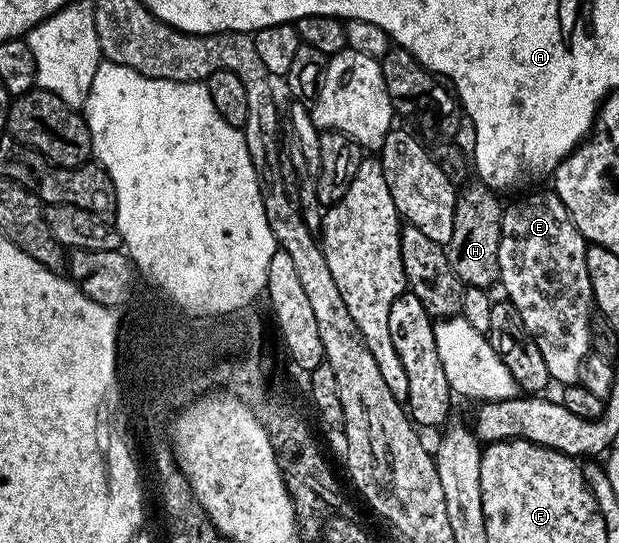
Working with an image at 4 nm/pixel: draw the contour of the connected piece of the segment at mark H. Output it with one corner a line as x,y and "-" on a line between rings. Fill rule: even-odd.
479,180
469,181
467,184
459,187
456,196
456,207
454,208
454,236
446,244
450,268
460,277
465,287
478,286
481,288
492,288
497,285
500,277
498,268
498,244
502,236
502,216
504,215
504,206
499,202
497,191
491,190

